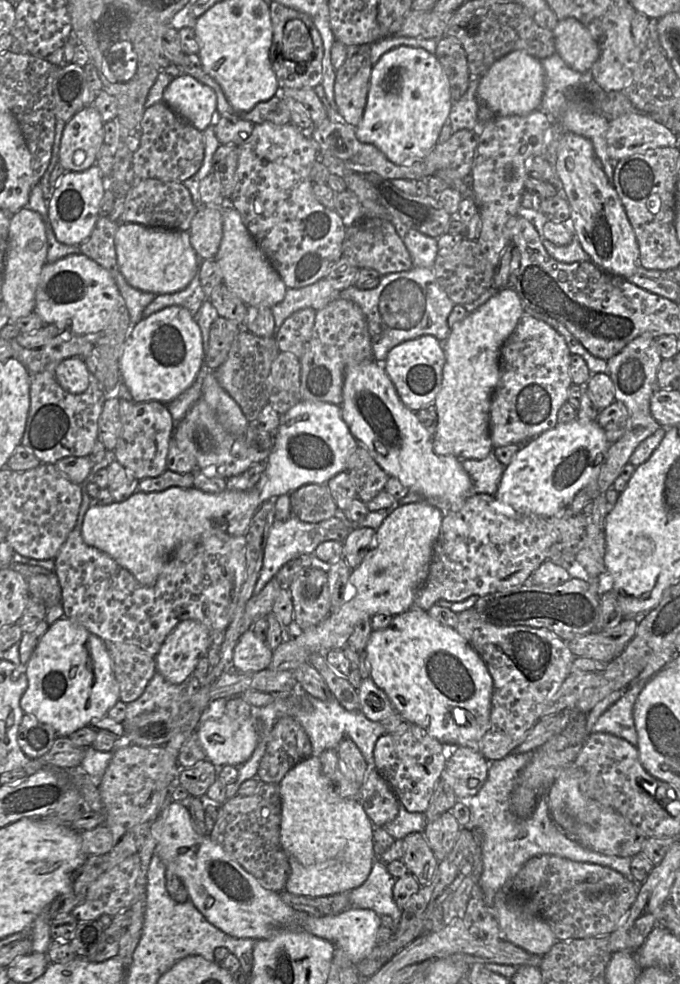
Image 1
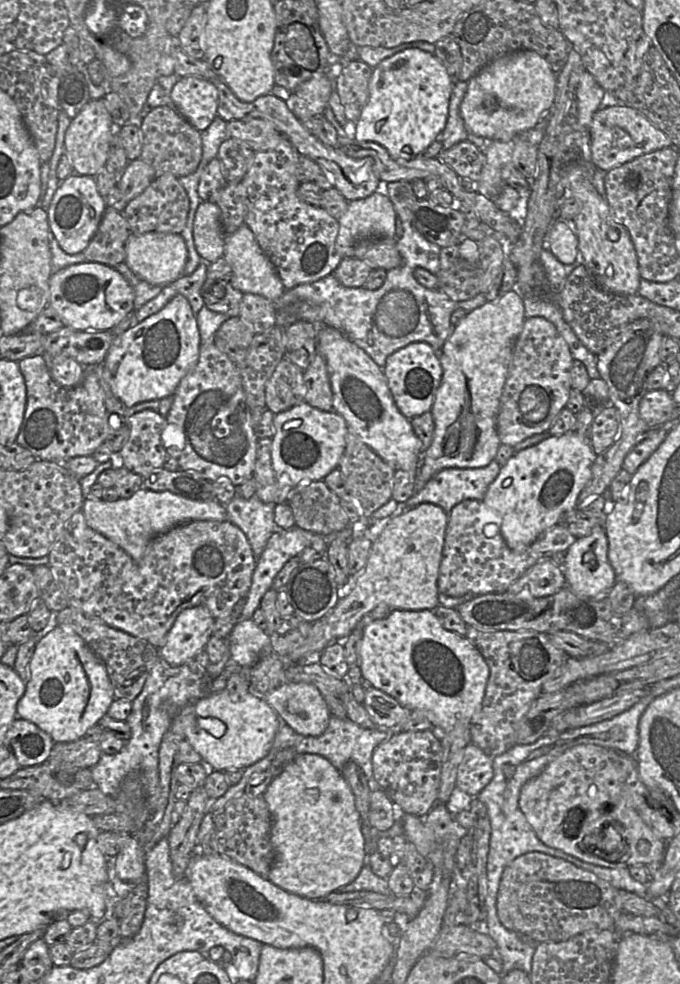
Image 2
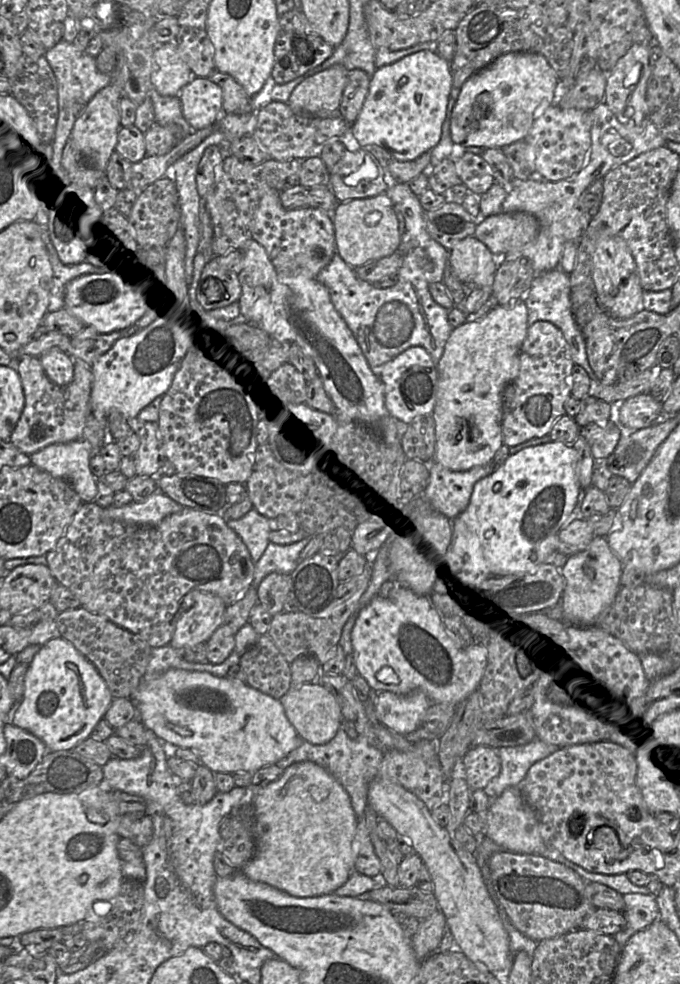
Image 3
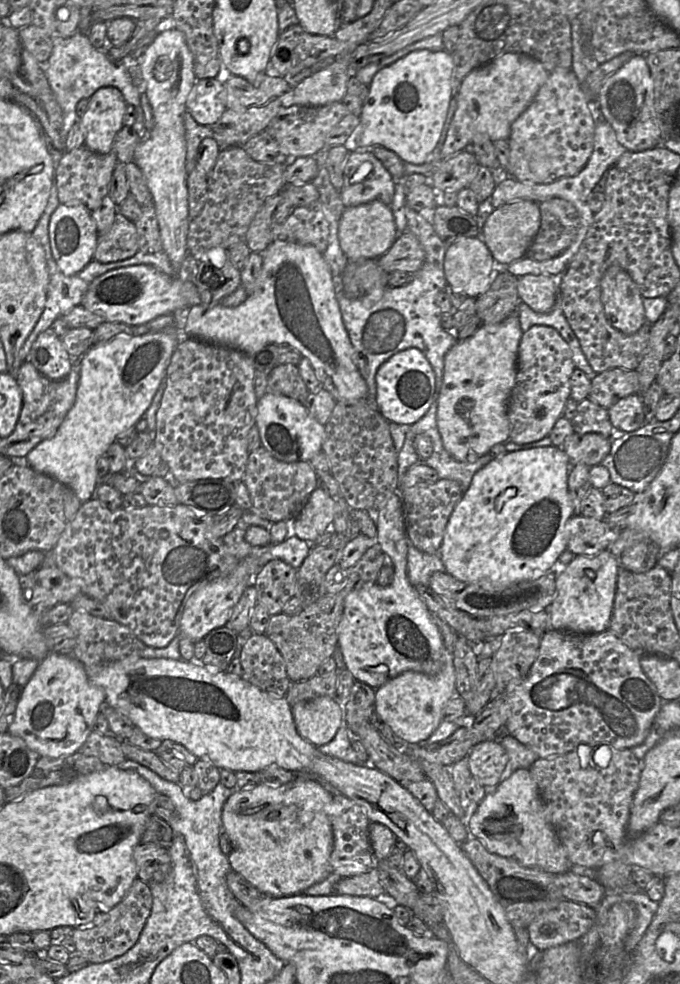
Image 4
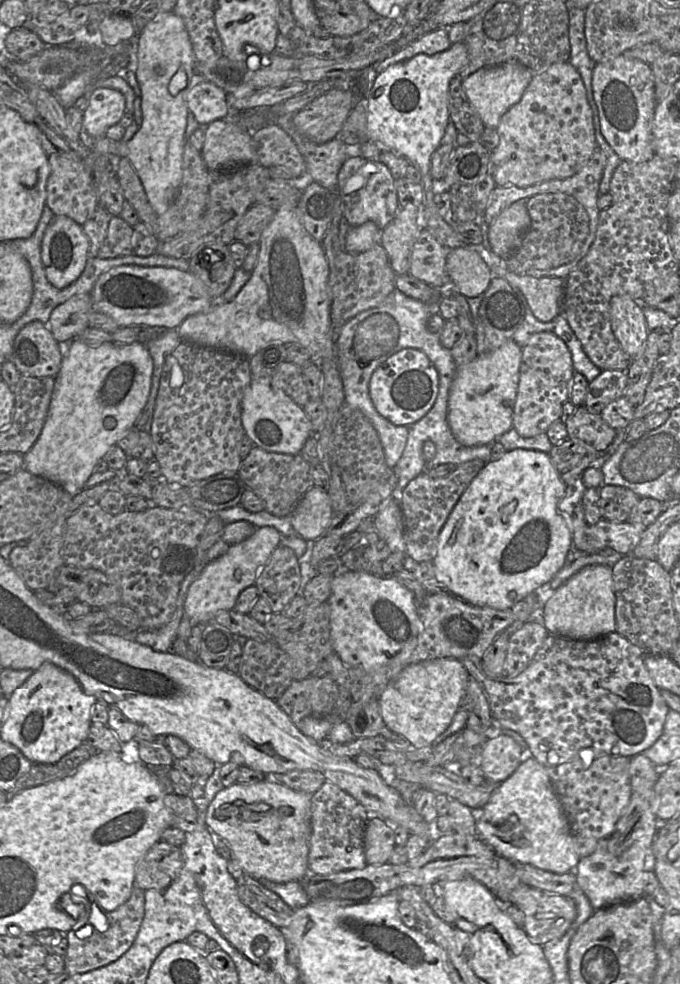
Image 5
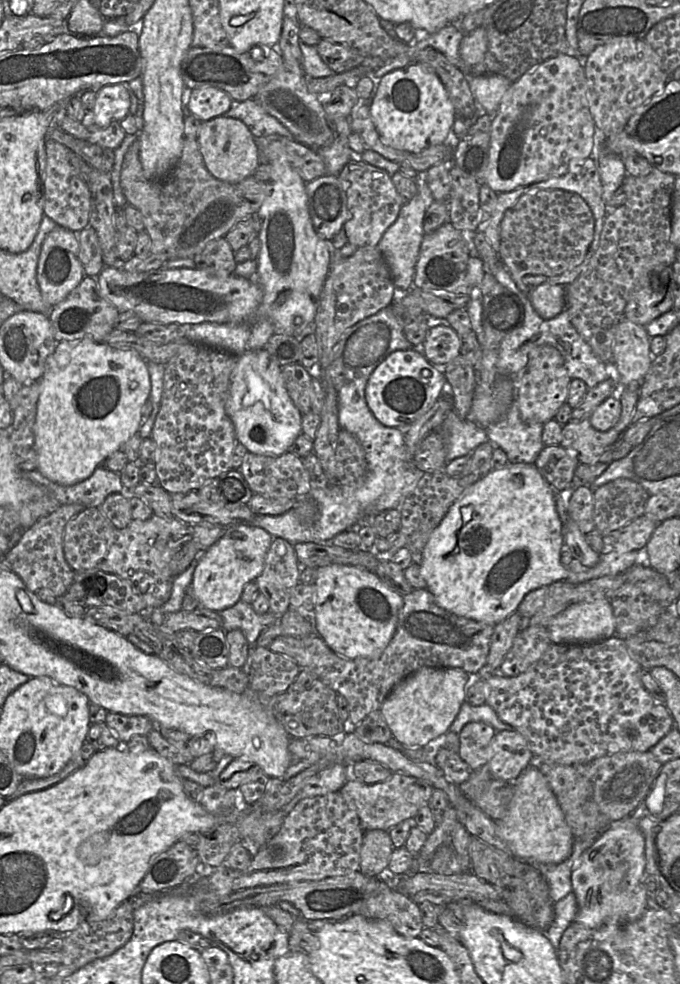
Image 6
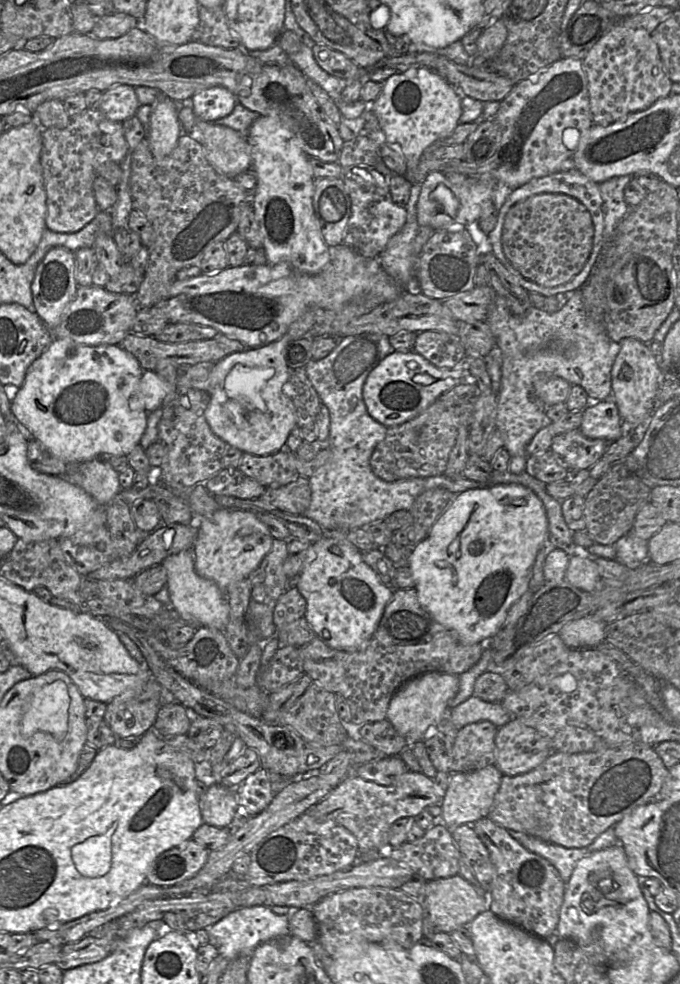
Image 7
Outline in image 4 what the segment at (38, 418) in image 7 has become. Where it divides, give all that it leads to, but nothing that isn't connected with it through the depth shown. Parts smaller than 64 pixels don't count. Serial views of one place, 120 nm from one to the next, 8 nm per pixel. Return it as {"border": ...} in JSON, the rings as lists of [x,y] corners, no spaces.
{"border":[[[185,312],[171,314],[175,316],[176,328],[93,345],[80,358],[80,379],[72,408],[55,435],[38,443],[26,455],[25,463],[69,487],[82,503],[93,498],[98,485],[97,460],[119,435],[143,418],[179,341],[185,337]]]}

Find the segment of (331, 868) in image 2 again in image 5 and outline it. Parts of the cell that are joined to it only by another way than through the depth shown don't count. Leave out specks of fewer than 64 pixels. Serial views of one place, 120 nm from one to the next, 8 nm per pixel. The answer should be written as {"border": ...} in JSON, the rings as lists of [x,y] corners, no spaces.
{"border":[[[277,780],[223,788],[209,804],[205,823],[230,846],[235,863],[255,879],[276,883],[300,881],[308,872],[312,794],[288,788]]]}

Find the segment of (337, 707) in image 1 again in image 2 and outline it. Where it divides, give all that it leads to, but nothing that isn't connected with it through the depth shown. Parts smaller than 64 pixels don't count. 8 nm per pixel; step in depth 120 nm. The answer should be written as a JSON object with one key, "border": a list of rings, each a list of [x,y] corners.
{"border":[[[331,715],[328,727],[322,735],[316,737],[304,736],[295,732],[284,722],[284,720],[280,720],[279,727],[269,753],[261,760],[245,768],[240,781],[243,780],[244,776],[251,777],[255,772],[263,772],[267,770],[271,766],[277,753],[285,748],[294,749],[297,755],[306,753],[321,755],[328,759],[340,772],[347,762],[355,762],[364,771],[366,778],[369,781],[373,781],[373,752],[379,744],[390,737],[391,732],[393,731],[380,727],[373,729],[363,728],[351,721],[349,718],[340,719]]]}

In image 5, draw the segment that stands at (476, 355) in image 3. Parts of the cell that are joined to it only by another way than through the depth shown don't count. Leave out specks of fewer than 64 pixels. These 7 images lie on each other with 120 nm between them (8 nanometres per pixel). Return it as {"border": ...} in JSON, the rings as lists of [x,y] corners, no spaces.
{"border":[[[510,339],[496,350],[456,367],[449,391],[447,421],[460,444],[468,447],[492,445],[513,427],[521,357],[522,348]]]}

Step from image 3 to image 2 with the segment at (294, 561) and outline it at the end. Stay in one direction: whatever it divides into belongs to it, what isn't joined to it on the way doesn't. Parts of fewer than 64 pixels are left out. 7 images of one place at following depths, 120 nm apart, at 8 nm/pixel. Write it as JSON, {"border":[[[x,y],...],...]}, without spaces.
{"border":[[[294,526],[287,530],[278,529],[269,538],[264,551],[256,560],[249,592],[244,599],[239,621],[250,620],[264,594],[272,587],[274,578],[293,557],[299,556],[310,547],[308,538],[312,532]]]}

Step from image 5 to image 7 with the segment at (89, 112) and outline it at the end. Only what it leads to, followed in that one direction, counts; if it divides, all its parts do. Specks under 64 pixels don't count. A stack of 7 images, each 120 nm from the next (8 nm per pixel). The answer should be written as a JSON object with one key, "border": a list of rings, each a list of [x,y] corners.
{"border":[[[118,84],[103,92],[99,109],[107,118],[123,123],[136,114],[139,106],[135,88]]]}

